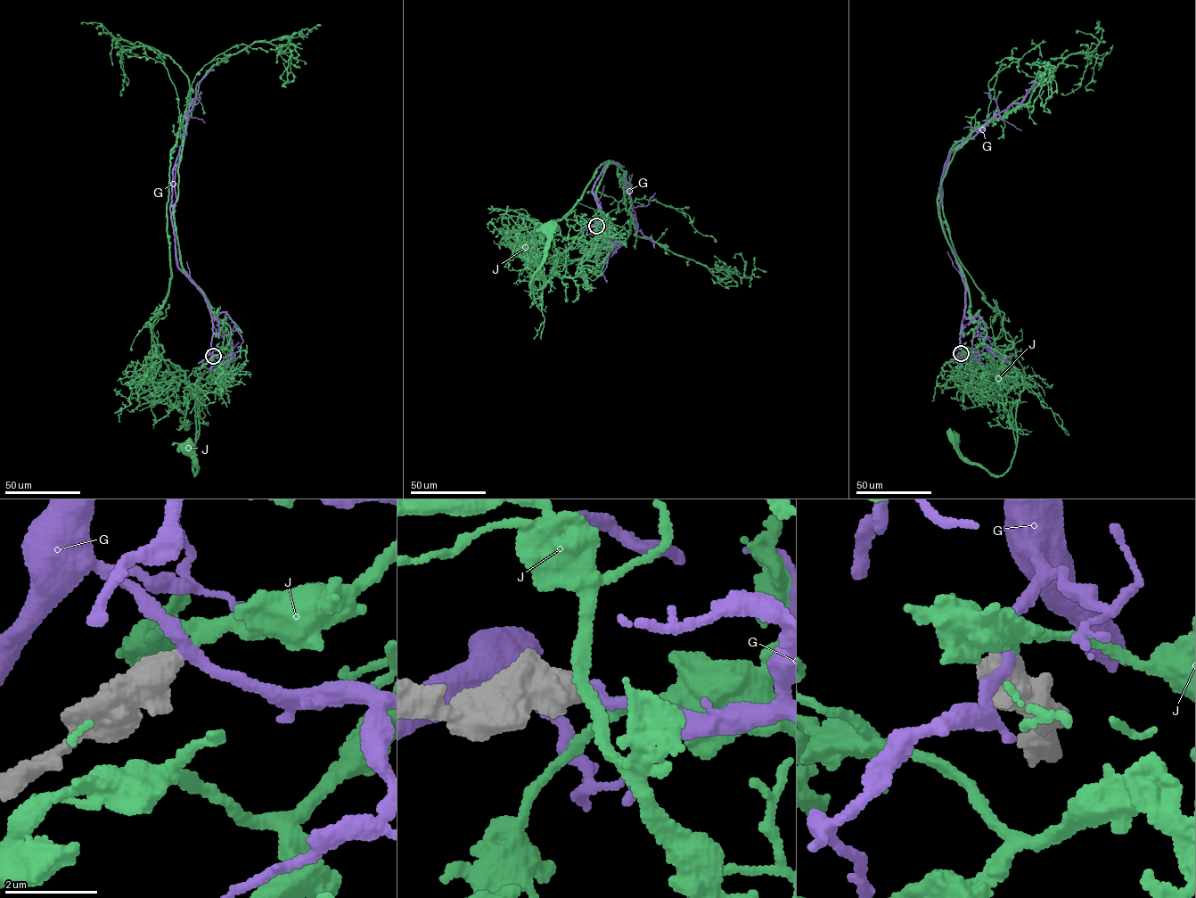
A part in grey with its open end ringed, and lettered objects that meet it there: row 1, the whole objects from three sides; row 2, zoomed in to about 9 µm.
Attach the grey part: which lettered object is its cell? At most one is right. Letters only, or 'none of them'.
J

